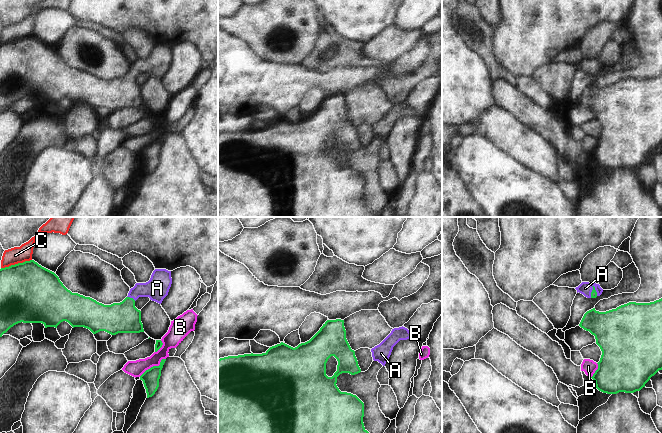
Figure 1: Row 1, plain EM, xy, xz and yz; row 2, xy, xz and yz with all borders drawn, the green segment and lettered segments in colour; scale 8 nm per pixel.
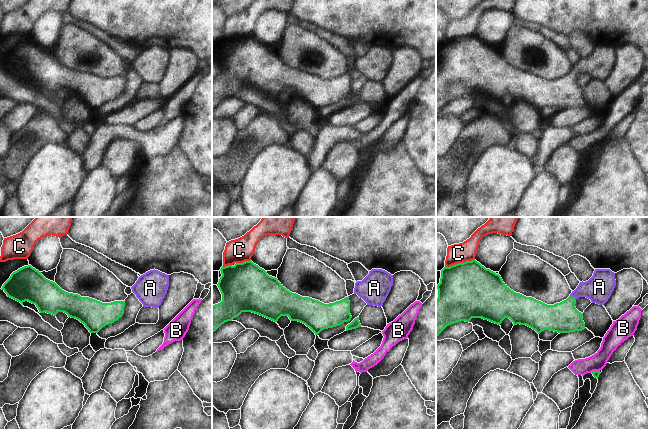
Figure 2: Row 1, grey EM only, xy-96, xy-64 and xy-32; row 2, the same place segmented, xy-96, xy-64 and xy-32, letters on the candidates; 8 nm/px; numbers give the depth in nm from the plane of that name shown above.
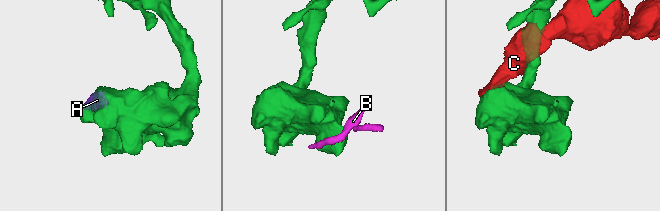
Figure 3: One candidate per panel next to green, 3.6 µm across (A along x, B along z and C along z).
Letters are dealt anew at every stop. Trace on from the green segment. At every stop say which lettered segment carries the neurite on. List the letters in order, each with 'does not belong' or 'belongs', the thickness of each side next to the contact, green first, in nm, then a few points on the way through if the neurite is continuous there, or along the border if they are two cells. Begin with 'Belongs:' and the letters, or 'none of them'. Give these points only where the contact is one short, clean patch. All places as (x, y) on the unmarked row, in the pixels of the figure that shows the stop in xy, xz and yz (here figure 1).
Belongs: A
A: belongs; calibres 240 and 190 nm; way xy (124, 93), (131, 74), (139, 66), (157, 64)
B: does not belong; calibres 140 and 130 nm
C: does not belong; calibres 460 and 130 nm

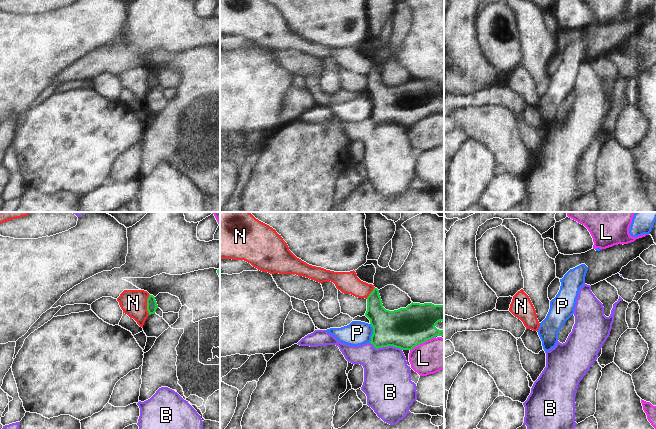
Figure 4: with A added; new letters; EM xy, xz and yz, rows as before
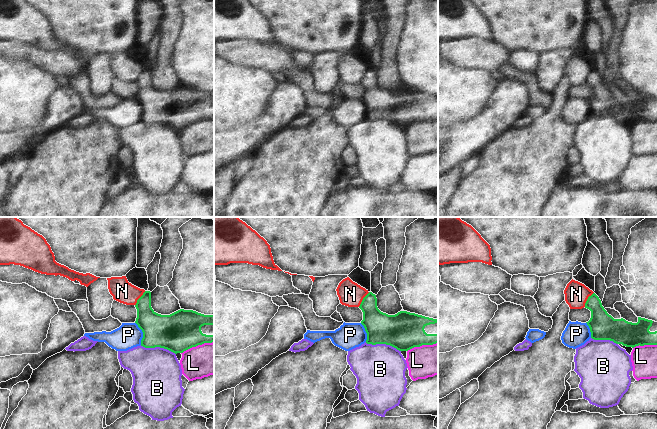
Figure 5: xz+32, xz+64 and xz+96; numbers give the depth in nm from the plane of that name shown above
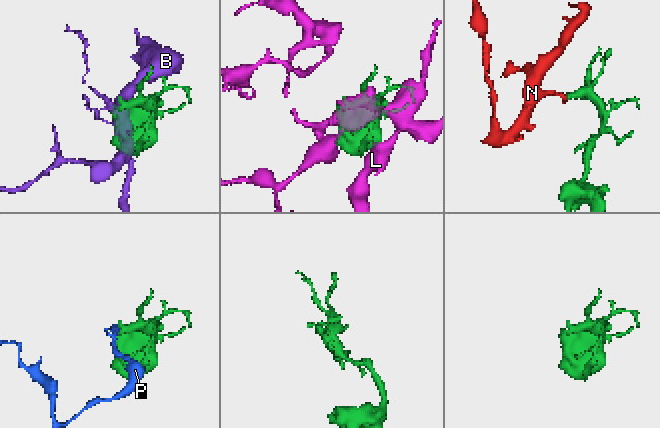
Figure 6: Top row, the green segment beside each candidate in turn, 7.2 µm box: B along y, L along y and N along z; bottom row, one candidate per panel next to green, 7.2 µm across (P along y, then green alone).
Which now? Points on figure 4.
Belongs: none of them
B: does not belong; calibres 320 and 380 nm; border xz (370, 118), (376, 124), (395, 122), (402, 125)
L: does not belong; calibres 320 and 260 nm
N: does not belong; calibres 80 and 200 nm; border xy (149, 70), (147, 75), (148, 90)
P: does not belong; calibres 320 and 190 nm; border xz (370, 99), (372, 111), (369, 118)

